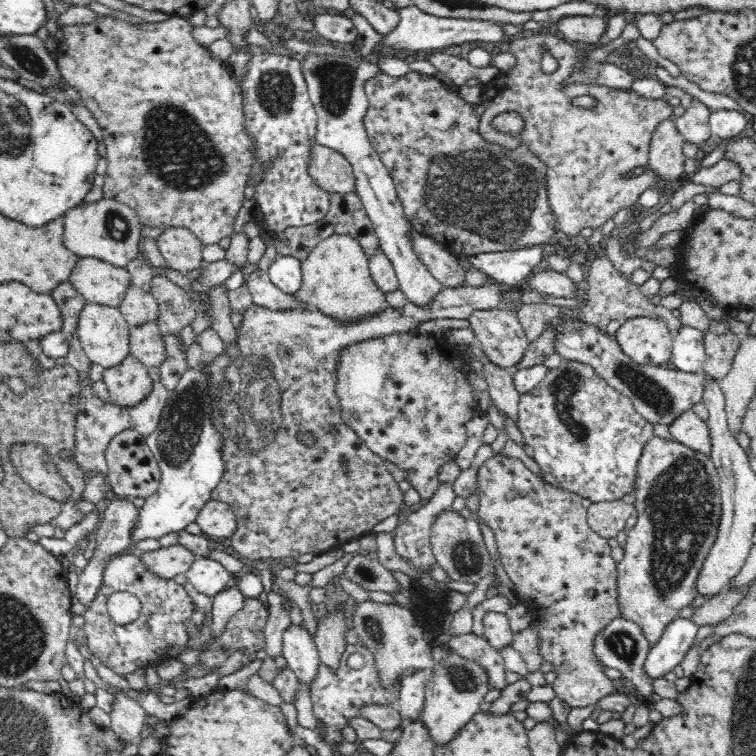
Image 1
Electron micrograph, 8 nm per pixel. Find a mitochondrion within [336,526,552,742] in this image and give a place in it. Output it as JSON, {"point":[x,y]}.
{"point":[467,557]}

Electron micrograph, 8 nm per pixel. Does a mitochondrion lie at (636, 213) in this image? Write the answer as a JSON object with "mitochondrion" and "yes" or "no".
{"mitochondrion":"no"}

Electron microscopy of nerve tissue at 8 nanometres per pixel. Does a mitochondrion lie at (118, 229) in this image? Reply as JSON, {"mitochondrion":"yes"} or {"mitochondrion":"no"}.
{"mitochondrion":"yes"}

